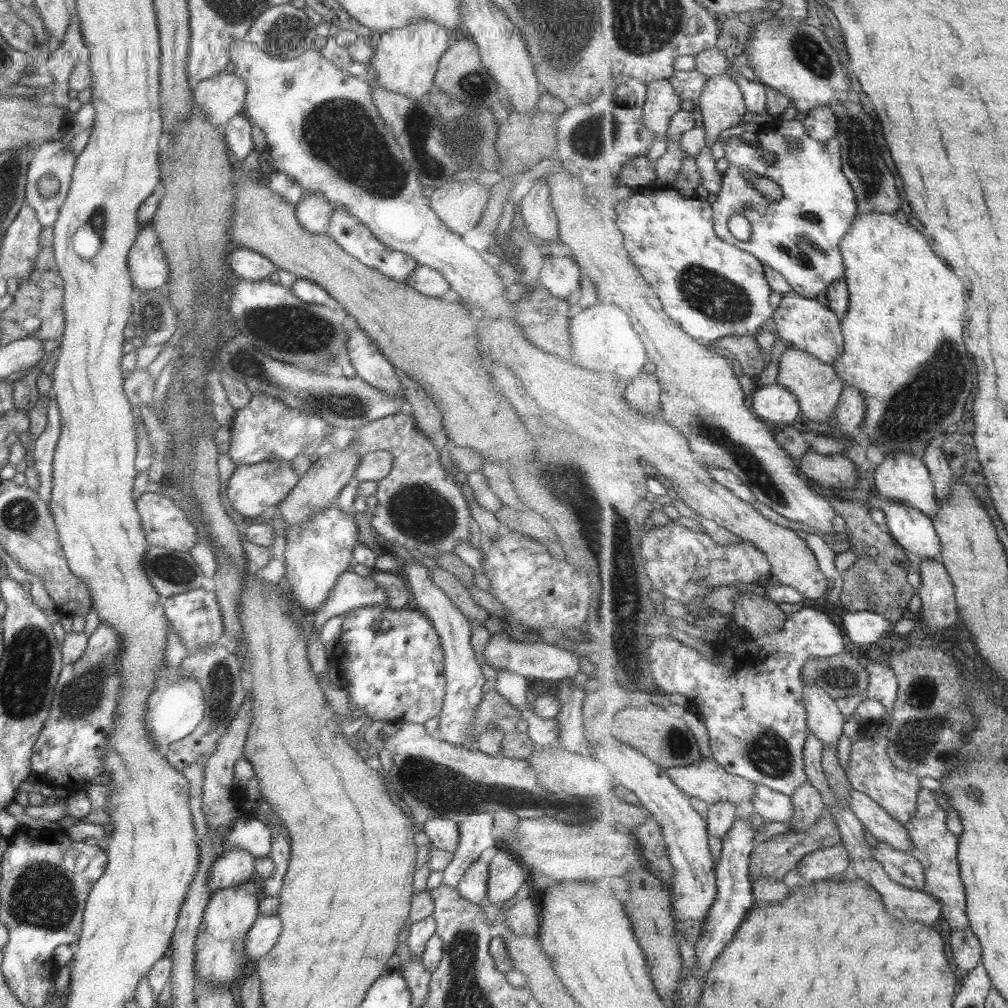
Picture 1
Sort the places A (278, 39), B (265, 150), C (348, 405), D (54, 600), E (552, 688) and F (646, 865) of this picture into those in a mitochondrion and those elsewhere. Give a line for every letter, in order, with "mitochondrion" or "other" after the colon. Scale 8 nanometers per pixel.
A: mitochondrion
B: other
C: mitochondrion
D: other
E: other
F: other

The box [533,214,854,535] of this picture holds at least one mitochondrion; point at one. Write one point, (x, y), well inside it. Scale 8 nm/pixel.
(723, 301)

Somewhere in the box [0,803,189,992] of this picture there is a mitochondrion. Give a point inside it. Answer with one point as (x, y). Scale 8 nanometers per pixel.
(44, 897)

